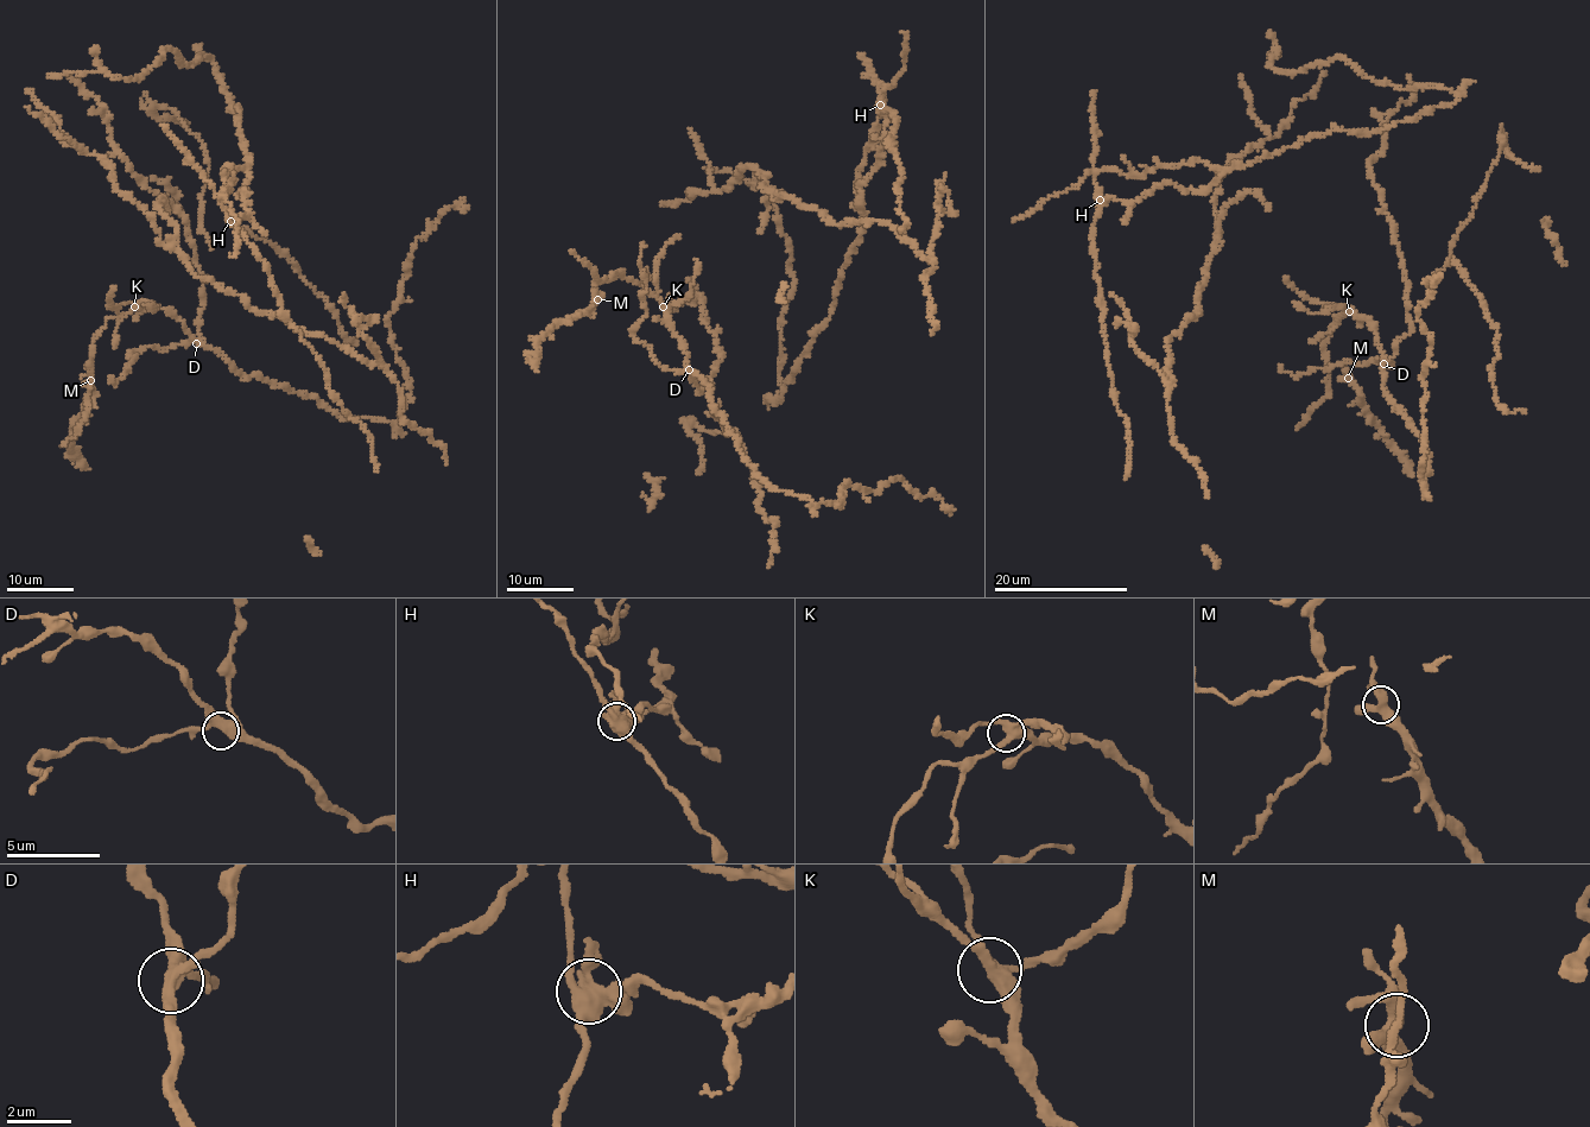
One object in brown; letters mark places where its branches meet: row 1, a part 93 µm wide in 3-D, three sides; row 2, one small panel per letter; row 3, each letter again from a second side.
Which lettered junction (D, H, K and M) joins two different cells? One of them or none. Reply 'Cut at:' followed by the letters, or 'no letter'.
Cut at: H

